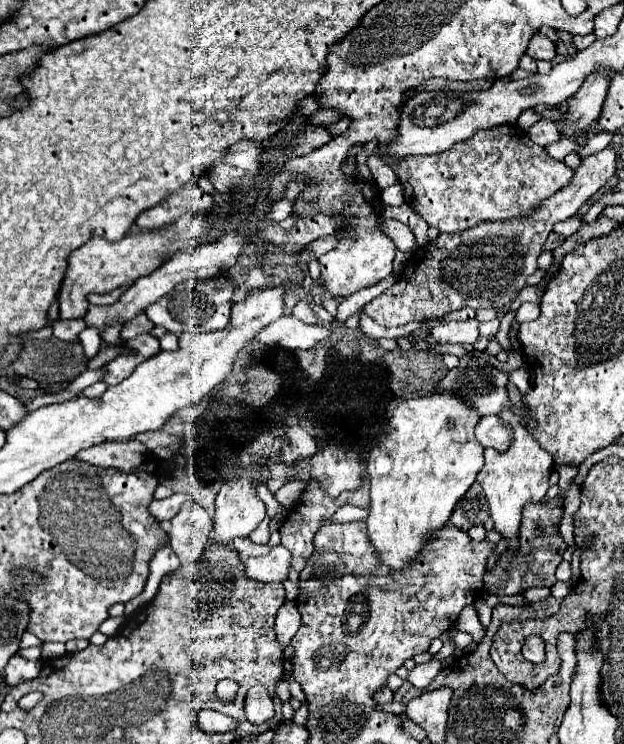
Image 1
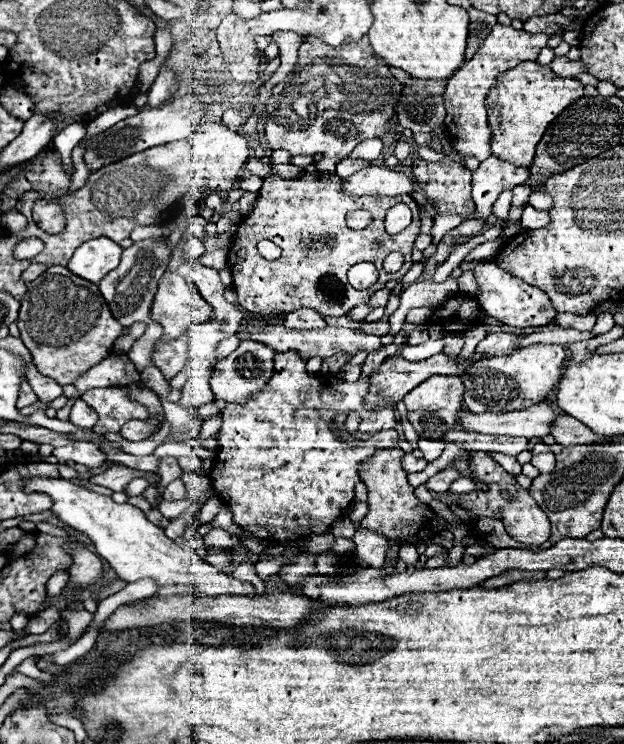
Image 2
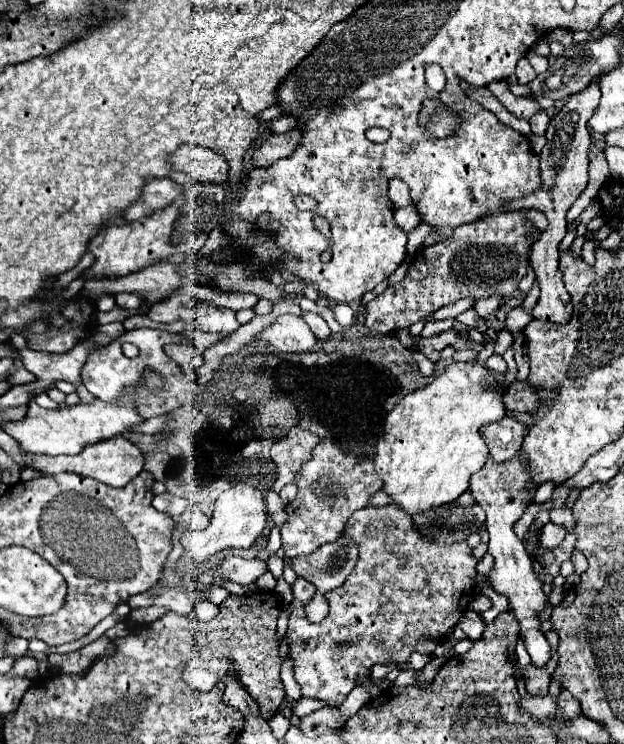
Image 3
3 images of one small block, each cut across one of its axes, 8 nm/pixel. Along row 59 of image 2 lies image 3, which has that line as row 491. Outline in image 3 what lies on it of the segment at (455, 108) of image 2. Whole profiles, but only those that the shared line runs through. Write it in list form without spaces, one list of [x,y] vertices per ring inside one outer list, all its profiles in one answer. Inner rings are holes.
[[[522,450],[516,452],[516,456],[512,460],[500,462],[500,464],[494,462],[492,458],[488,458],[486,464],[482,466],[482,470],[478,470],[470,478],[470,492],[486,512],[486,530],[490,534],[488,552],[496,560],[494,570],[488,574],[488,580],[492,582],[496,592],[508,596],[510,608],[514,610],[514,614],[520,622],[520,634],[526,640],[526,650],[528,650],[532,662],[538,666],[544,666],[550,658],[550,646],[548,646],[544,634],[538,630],[540,620],[536,616],[538,616],[538,612],[544,610],[546,596],[542,592],[542,582],[532,572],[532,560],[524,548],[524,542],[514,532],[514,524],[520,520],[520,516],[532,504],[536,490],[538,490],[538,486],[532,484],[528,458],[524,458]]]

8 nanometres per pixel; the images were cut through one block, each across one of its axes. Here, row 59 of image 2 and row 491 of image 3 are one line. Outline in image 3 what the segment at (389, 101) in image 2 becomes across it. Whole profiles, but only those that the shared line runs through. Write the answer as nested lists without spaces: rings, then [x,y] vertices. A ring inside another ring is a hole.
[[[320,442],[314,448],[312,460],[300,468],[296,486],[298,494],[294,502],[286,506],[288,520],[280,530],[286,558],[312,554],[318,546],[334,542],[342,534],[350,514],[366,508],[370,496],[380,490],[380,476],[374,474],[372,460],[358,460],[352,454],[344,456],[332,442]]]

